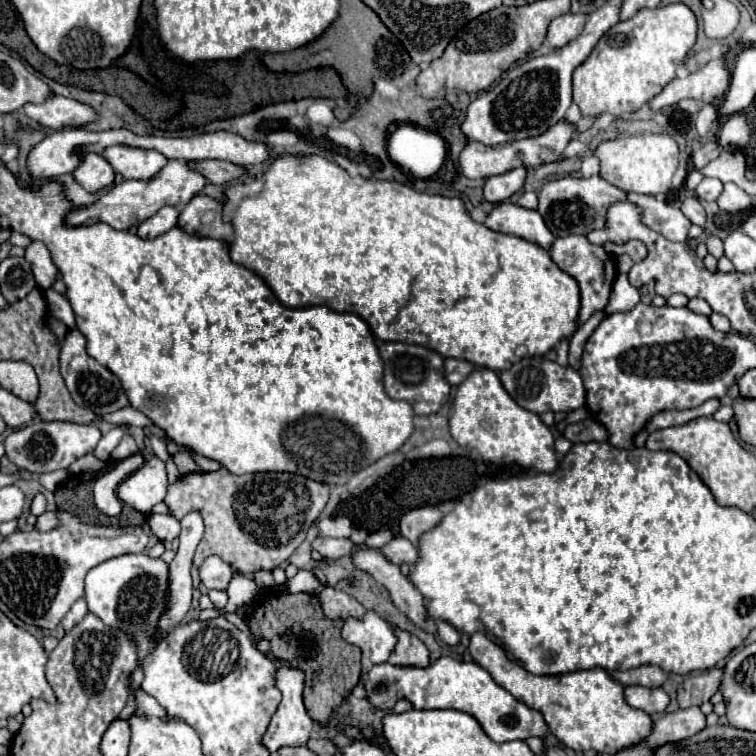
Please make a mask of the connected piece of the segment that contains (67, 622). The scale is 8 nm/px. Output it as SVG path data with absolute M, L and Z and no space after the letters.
M79 598L73 606L71 606L71 610L67 612L67 616L63 618L63 628L65 628L65 632L71 632L71 628L75 626L75 624L79 624L83 618L85 618L85 614L87 614L87 602L83 600L83 598Z

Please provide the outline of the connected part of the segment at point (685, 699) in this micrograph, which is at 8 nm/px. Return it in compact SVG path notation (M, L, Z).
M711 668L705 674L689 678L683 688L677 692L677 702L679 708L689 708L689 706L701 706L707 702L721 686L723 678L723 668Z

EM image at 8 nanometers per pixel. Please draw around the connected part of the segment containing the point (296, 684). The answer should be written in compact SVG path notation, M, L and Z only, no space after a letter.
M283 662L281 668L275 670L275 686L281 690L283 700L277 708L277 714L271 718L271 724L263 736L263 744L269 748L269 752L277 752L281 746L303 746L307 744L313 728L313 720L307 714L303 706L303 688L305 688L305 672L299 668L291 668Z

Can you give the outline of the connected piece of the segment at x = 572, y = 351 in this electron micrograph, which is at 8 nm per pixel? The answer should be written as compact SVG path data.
M597 312L593 314L585 324L581 324L573 336L571 336L571 342L569 342L569 366L573 366L577 370L577 366L581 364L581 350L589 338L589 334L593 334L593 330L601 324L601 320L605 318L605 312Z

